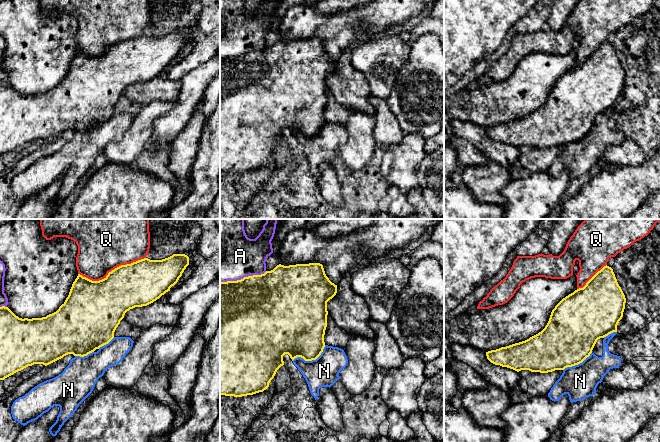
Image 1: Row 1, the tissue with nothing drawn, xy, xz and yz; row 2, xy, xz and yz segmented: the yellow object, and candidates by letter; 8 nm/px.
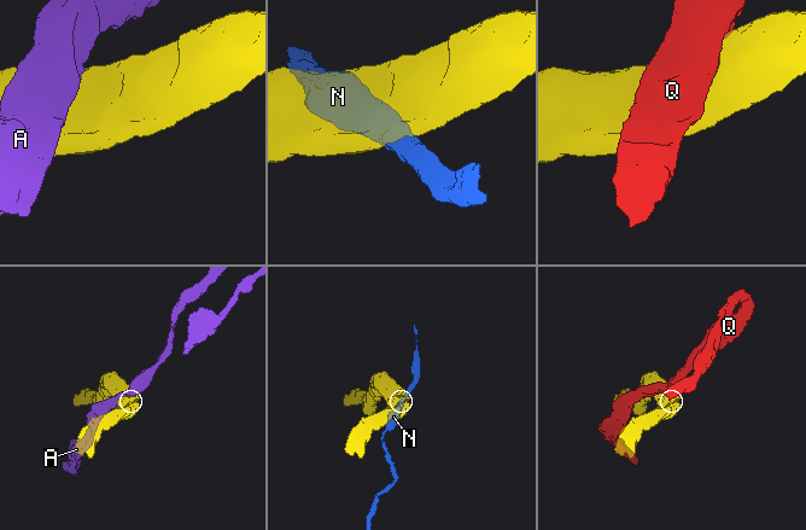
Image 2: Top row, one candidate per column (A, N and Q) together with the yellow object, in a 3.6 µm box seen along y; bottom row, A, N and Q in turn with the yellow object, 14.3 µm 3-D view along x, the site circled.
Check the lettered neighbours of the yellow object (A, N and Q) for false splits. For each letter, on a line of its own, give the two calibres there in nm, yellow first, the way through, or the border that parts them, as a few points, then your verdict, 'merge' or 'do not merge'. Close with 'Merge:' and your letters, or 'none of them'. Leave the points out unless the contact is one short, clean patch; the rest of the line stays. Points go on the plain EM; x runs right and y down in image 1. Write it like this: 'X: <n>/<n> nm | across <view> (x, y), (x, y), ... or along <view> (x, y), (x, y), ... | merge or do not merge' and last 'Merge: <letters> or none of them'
A: 500/460 nm | do not merge
N: 400/240 nm | do not merge
Q: 360/380 nm | do not merge
Merge: none of them

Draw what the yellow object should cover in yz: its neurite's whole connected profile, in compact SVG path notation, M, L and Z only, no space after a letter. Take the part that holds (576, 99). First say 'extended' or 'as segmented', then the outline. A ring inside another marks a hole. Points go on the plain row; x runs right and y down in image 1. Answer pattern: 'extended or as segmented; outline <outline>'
as segmented; outline M606 41L583 64L575 66L555 82L541 108L525 117L488 127L487 135L495 141L517 148L529 146L548 149L578 141L590 132L598 115L617 108L625 79L625 71L613 45Z

